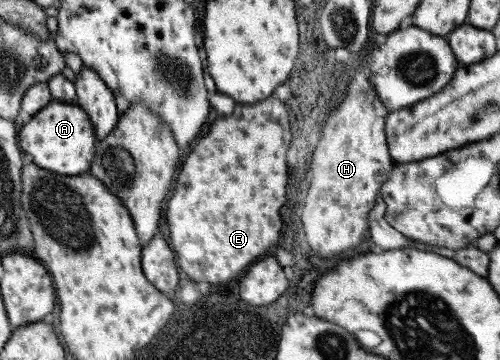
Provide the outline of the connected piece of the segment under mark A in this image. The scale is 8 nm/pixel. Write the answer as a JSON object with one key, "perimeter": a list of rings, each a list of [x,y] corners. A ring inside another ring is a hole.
{"perimeter":[[[51,100],[43,108],[40,108],[25,124],[21,125],[17,131],[20,152],[29,154],[31,156],[30,162],[36,164],[39,168],[45,168],[45,170],[52,173],[67,174],[67,176],[80,175],[89,170],[95,154],[94,145],[98,141],[89,117],[76,104]]]}

